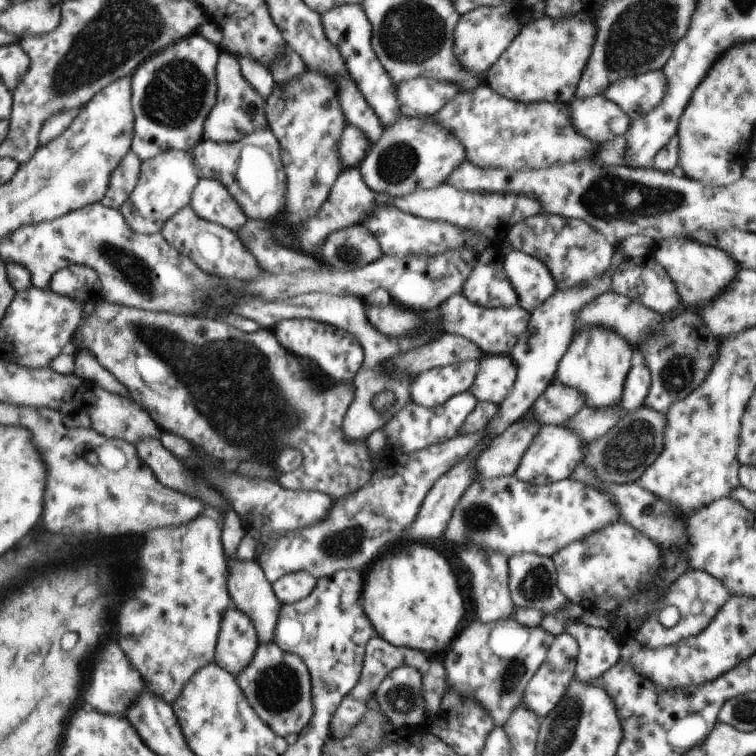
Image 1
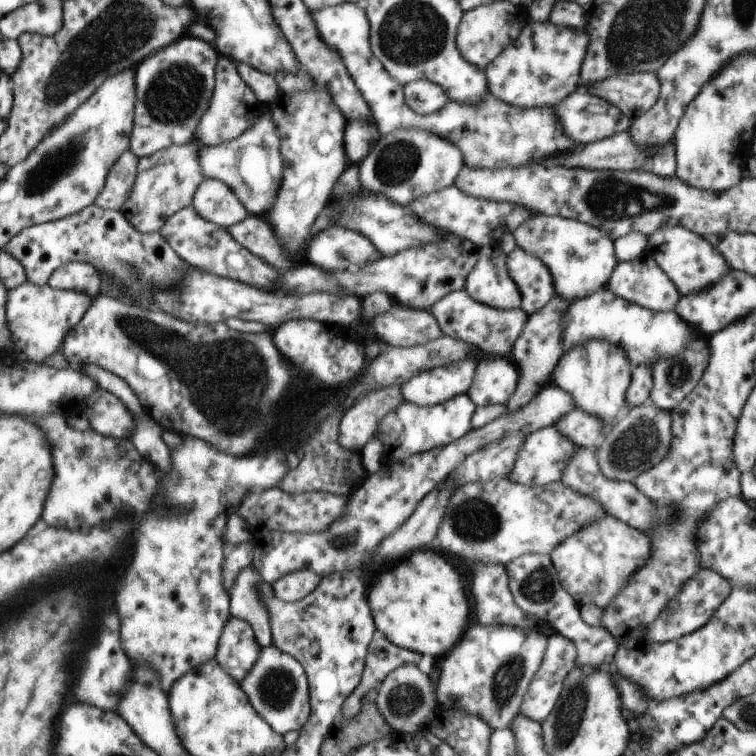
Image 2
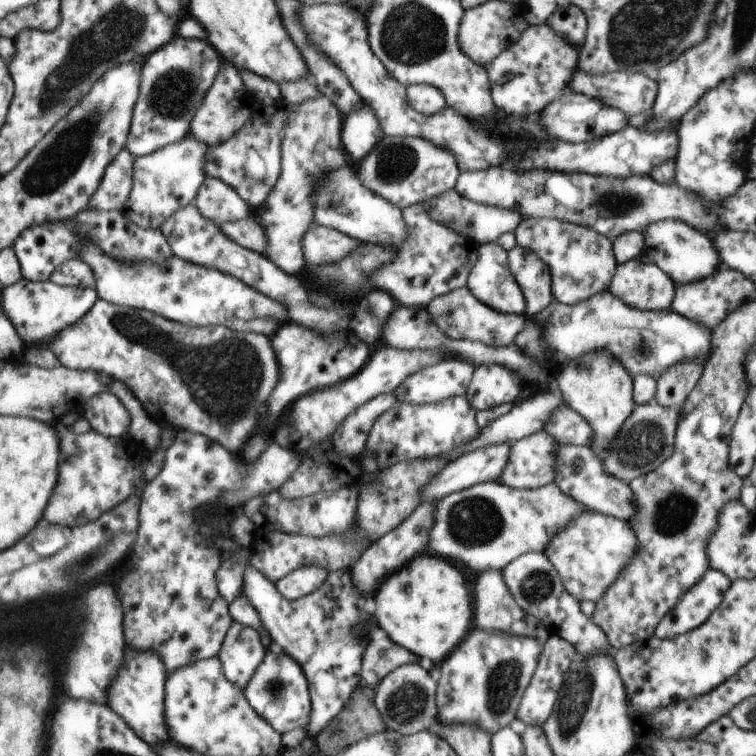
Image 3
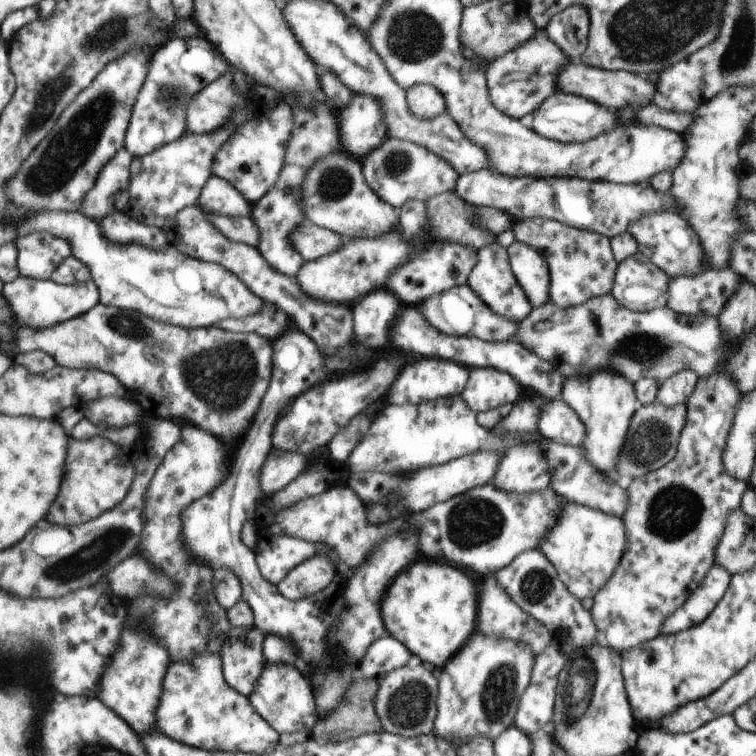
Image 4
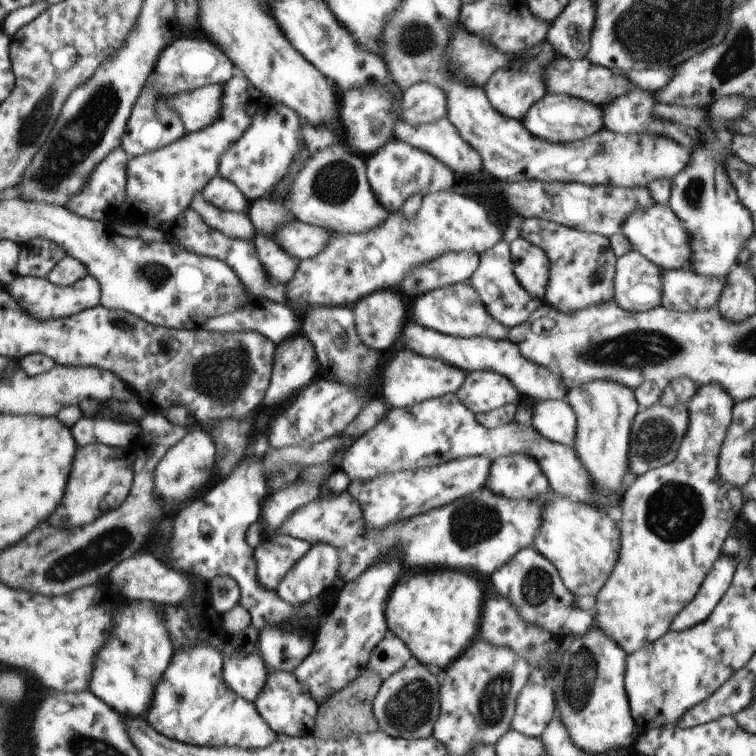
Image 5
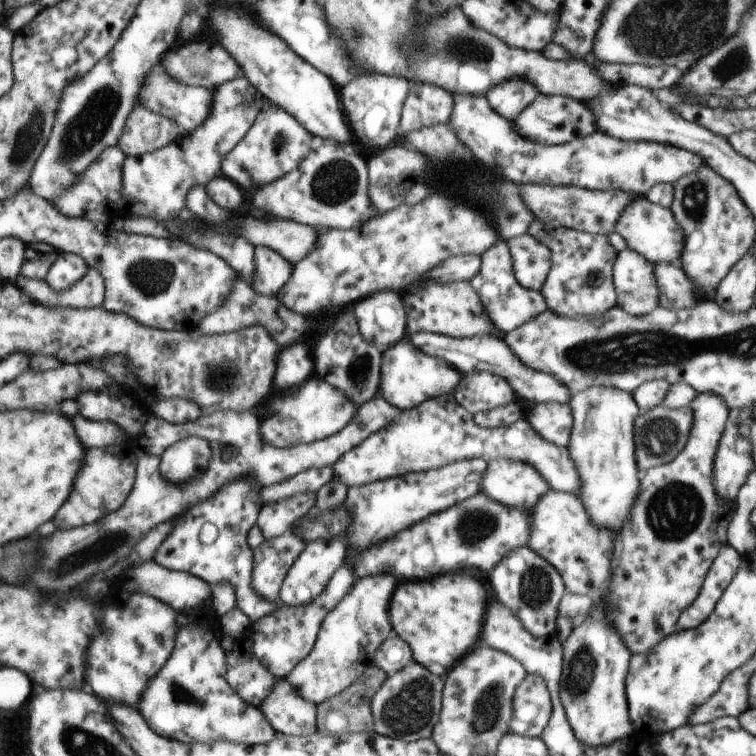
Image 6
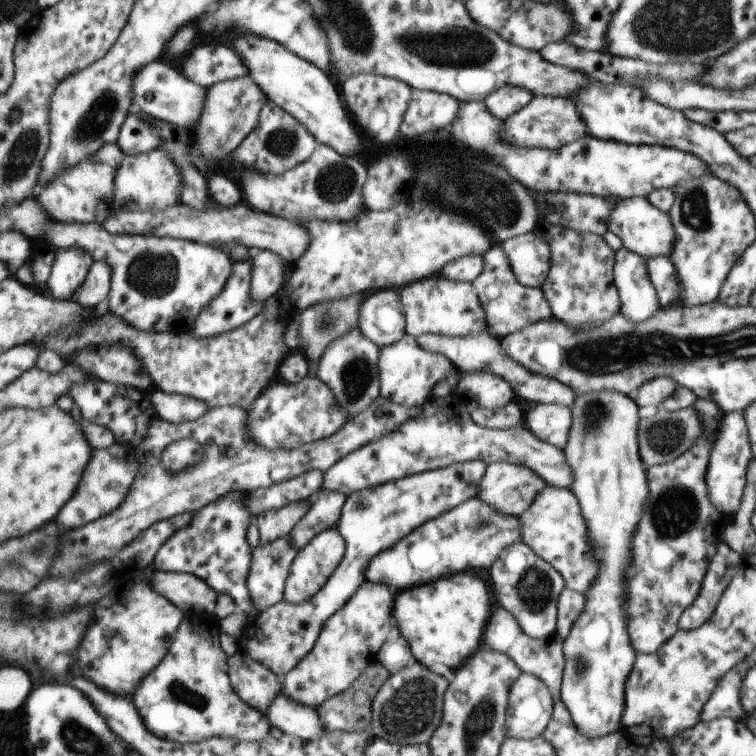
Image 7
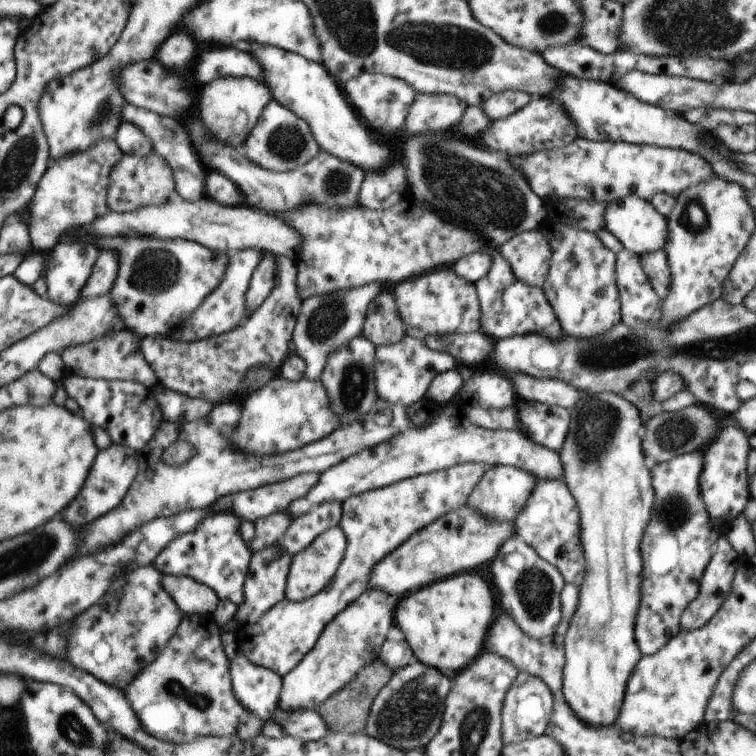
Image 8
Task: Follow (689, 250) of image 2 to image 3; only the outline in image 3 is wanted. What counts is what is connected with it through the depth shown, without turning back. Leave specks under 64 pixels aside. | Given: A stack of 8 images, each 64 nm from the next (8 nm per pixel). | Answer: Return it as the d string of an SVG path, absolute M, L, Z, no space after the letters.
M660 220L656 224L650 224L644 234L644 252L654 264L658 265L677 284L694 284L698 280L706 280L708 276L714 276L714 272L723 265L718 251L715 249L709 236L694 230L685 222L677 220Z

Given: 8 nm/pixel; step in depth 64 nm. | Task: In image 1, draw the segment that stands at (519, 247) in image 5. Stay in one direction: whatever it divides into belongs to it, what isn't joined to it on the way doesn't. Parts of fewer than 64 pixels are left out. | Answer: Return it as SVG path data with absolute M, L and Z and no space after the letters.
M512 249L505 255L503 267L508 280L510 280L510 284L512 284L512 288L514 288L514 292L516 292L516 296L518 296L518 305L528 309L530 313L556 292L555 278L548 270L548 267L529 253Z

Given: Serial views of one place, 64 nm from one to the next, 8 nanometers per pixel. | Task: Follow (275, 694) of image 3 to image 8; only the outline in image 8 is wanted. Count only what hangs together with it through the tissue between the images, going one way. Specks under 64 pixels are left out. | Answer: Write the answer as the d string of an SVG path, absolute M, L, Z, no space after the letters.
M278 708L273 720L282 727L285 735L303 742L323 740L330 732L328 724L314 709L283 712Z

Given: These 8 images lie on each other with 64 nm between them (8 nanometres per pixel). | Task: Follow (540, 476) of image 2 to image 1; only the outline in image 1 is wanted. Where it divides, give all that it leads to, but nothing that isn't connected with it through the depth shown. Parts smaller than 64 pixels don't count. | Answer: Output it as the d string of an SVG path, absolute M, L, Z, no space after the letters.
M543 425L536 438L530 442L528 450L522 455L520 466L513 474L518 478L533 485L549 485L562 479L571 478L574 468L583 460L584 442L578 434L574 434L565 425Z

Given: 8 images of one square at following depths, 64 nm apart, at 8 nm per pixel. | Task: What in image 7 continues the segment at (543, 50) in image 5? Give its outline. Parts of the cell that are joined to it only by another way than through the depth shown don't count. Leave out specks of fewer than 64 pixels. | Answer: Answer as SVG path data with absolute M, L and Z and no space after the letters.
M505 87L492 92L483 104L488 113L500 121L506 121L510 116L525 108L534 96L525 89L519 87Z

